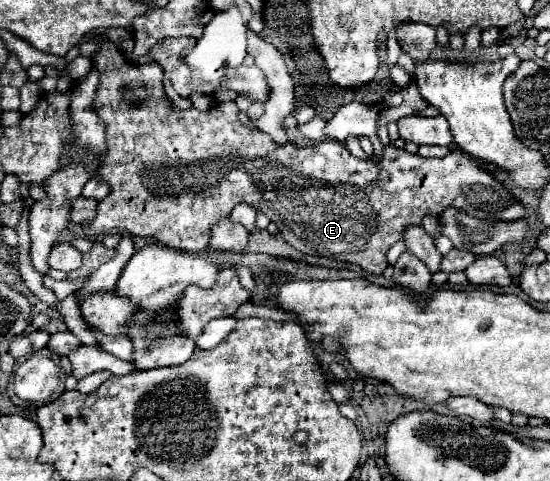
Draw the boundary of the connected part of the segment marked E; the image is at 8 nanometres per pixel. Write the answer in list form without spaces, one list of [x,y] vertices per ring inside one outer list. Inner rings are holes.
[[[107,37],[91,61],[101,77],[95,109],[107,123],[109,145],[97,175],[109,179],[111,193],[97,203],[95,219],[83,225],[83,233],[89,237],[127,231],[129,235],[155,239],[165,247],[201,253],[207,249],[211,225],[229,217],[235,205],[247,203],[259,213],[265,213],[279,227],[281,237],[297,251],[351,261],[367,273],[381,275],[389,265],[385,257],[389,247],[403,237],[403,231],[409,225],[421,225],[425,215],[439,217],[447,207],[463,209],[477,219],[495,221],[517,221],[525,215],[525,207],[511,191],[497,183],[491,173],[477,167],[477,163],[459,149],[453,149],[443,159],[425,159],[389,143],[383,147],[381,159],[375,161],[375,157],[353,157],[341,141],[333,139],[321,141],[319,145],[279,145],[267,133],[243,125],[237,117],[239,109],[235,101],[217,103],[209,113],[199,109],[175,111],[167,97],[153,97],[157,93],[155,83],[163,83],[163,69],[157,63],[129,63]]]

